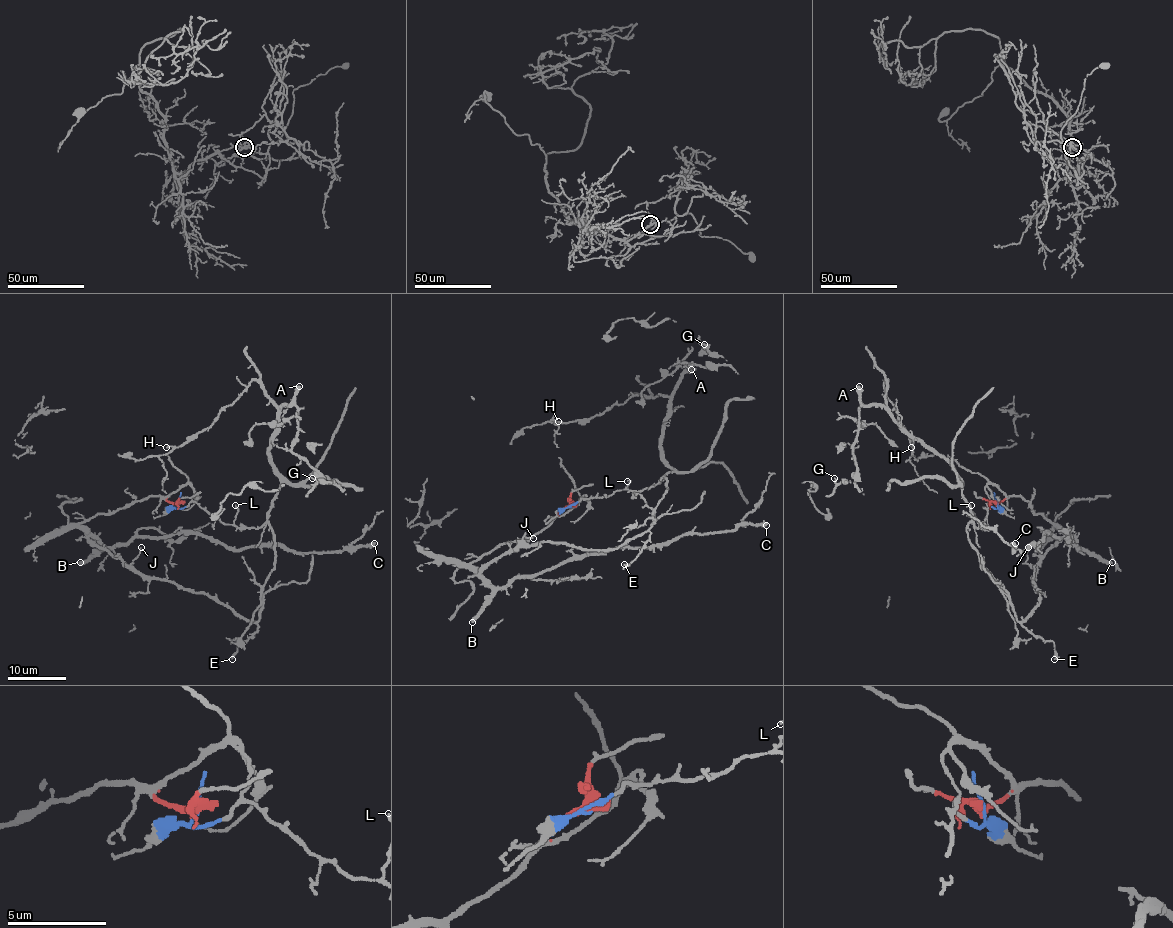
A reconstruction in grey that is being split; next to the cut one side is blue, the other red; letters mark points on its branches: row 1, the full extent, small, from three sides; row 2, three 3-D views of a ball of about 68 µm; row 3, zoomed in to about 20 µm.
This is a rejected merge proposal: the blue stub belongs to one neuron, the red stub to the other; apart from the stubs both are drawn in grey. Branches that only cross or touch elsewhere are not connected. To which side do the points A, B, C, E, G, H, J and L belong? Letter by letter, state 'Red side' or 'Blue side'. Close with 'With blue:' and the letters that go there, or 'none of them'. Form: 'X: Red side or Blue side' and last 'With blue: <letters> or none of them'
A: Blue side
B: Red side
C: Red side
E: Red side
G: Blue side
H: Blue side
J: Red side
L: Blue side
With blue: A, G, H, L

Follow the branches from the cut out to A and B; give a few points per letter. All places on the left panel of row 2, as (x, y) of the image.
A: (178, 503), (183, 509), (195, 501), (239, 528), (264, 522), (280, 475), (270, 437), (276, 415), (299, 385)
B: (178, 503), (150, 495), (85, 519), (79, 525), (100, 547), (79, 561)

